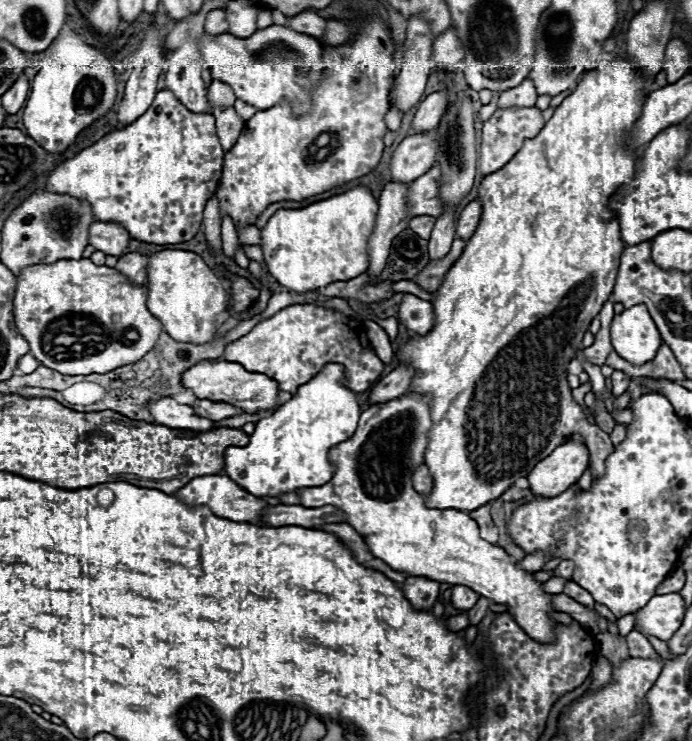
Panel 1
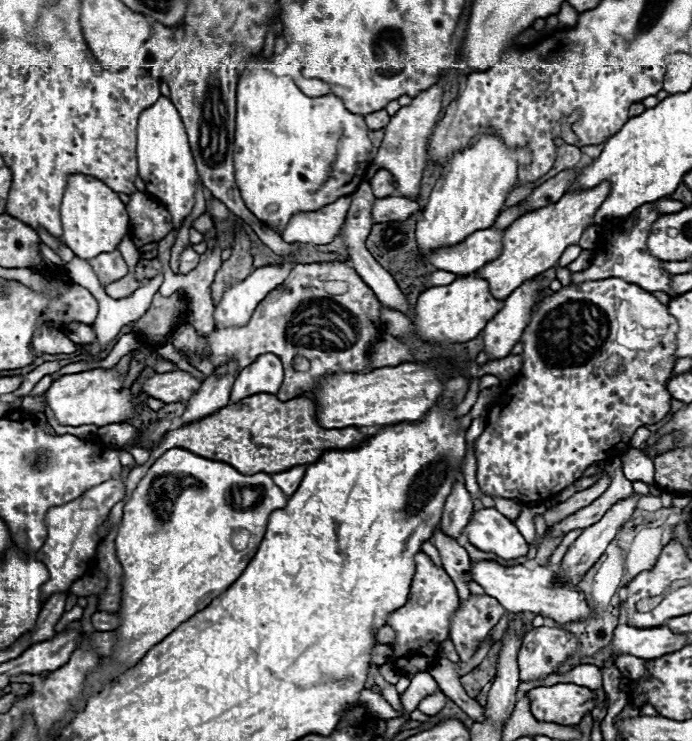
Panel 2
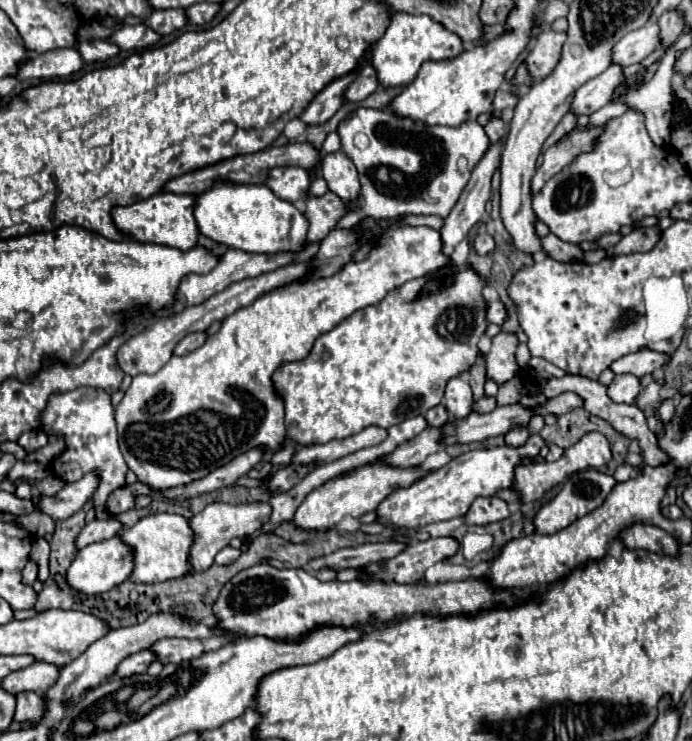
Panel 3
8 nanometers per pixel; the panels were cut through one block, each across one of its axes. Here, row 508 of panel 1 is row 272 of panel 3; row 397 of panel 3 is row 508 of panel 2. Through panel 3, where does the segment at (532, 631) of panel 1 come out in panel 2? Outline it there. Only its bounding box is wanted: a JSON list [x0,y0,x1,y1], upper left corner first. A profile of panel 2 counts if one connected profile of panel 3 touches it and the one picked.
[86,448,288,696]

